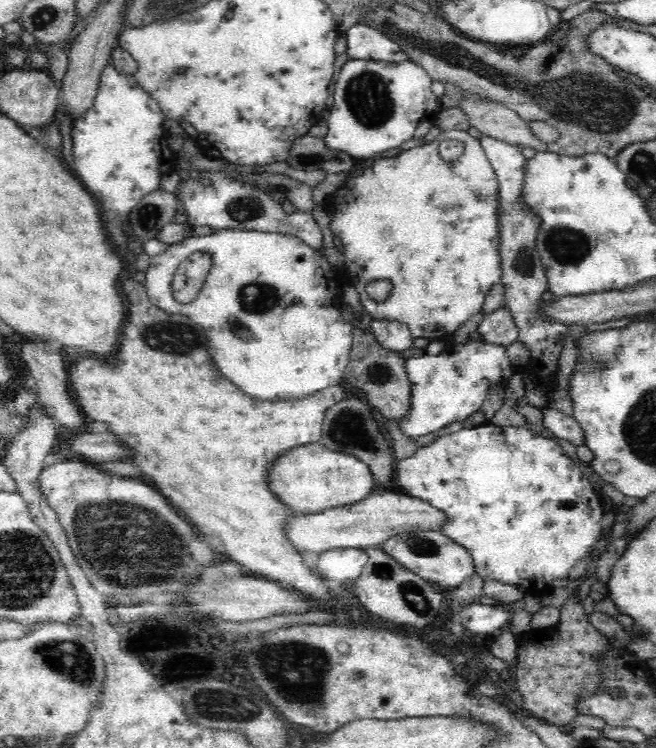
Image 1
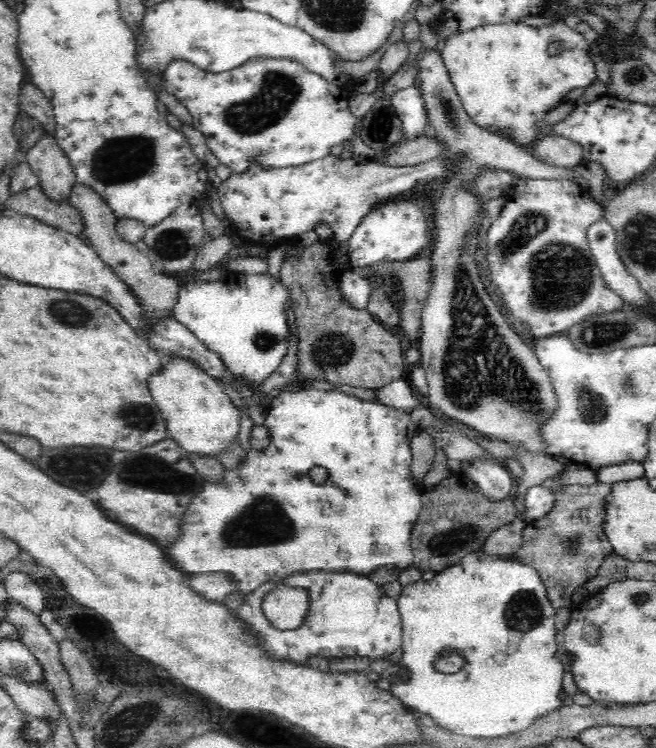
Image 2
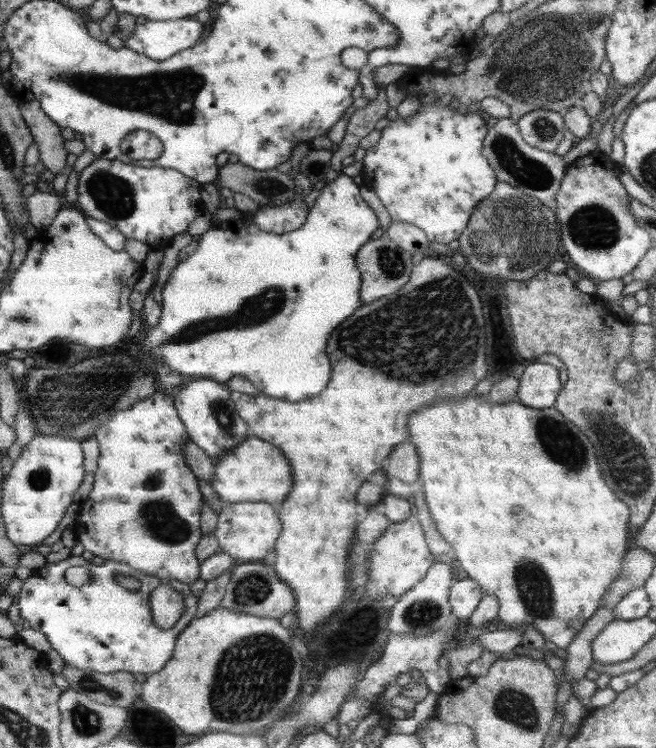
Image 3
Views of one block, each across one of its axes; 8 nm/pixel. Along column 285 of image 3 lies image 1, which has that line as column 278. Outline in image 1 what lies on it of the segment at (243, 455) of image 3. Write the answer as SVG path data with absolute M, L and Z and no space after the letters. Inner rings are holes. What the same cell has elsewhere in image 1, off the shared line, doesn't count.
M321 442L308 443L287 450L272 463L269 471L270 490L296 516L321 513L362 501L370 495L375 481L365 462L355 456L330 450Z

